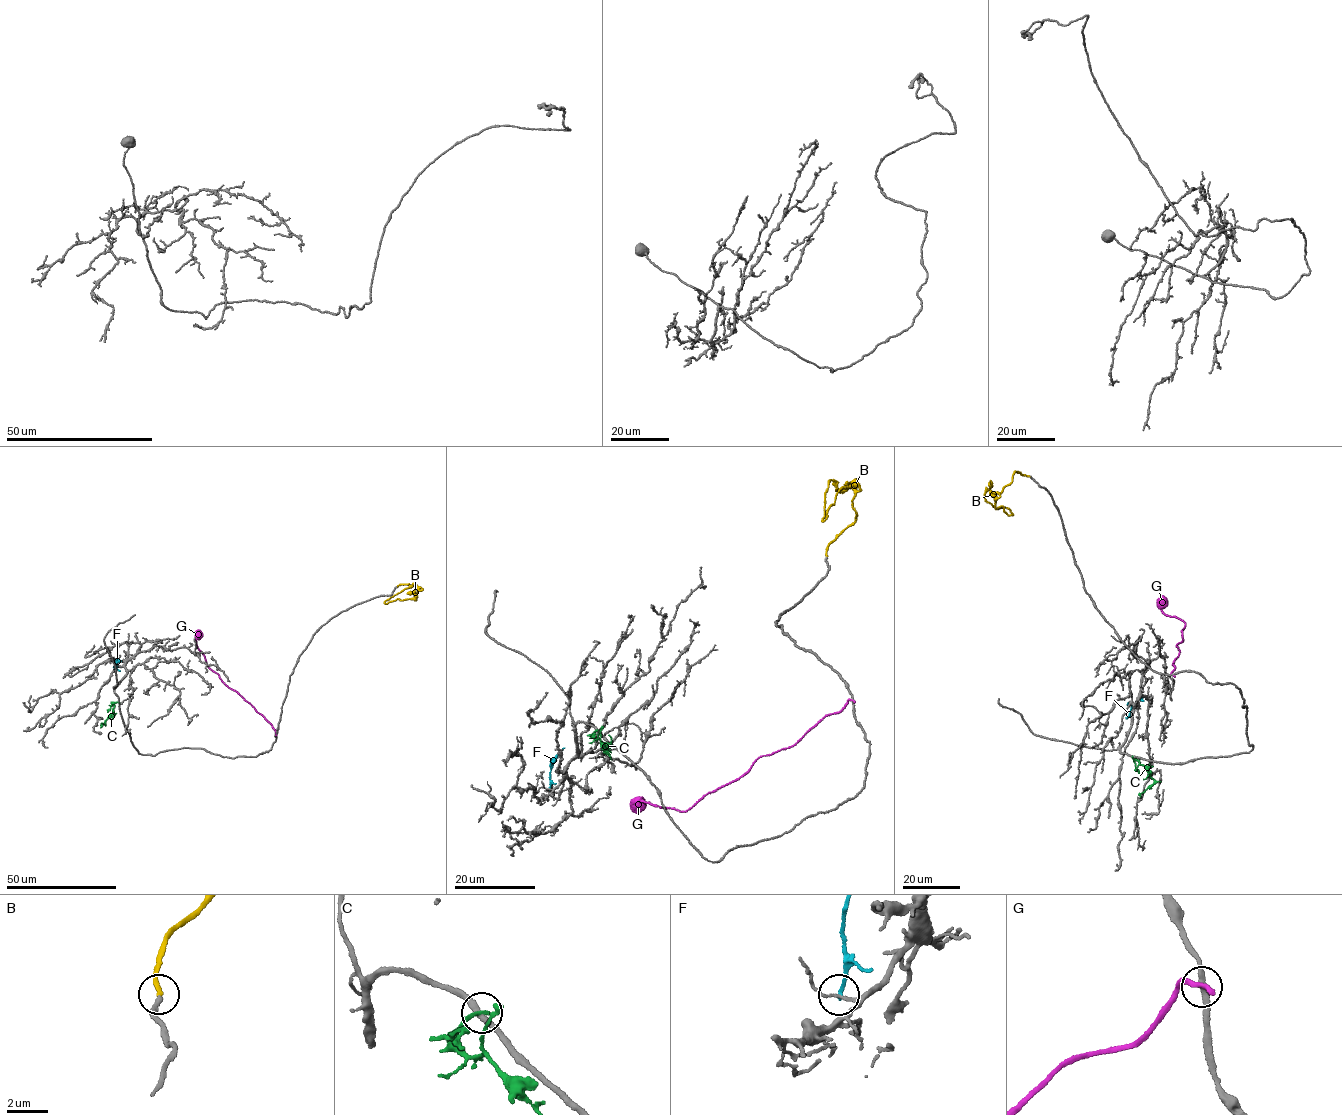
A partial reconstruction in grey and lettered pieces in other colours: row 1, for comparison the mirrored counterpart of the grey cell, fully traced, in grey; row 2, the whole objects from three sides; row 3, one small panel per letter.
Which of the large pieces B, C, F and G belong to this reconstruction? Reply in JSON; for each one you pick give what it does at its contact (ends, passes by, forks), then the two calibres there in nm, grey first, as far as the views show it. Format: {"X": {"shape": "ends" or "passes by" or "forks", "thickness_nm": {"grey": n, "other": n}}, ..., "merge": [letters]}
{"B": {"shape": "ends", "thickness_nm": {"grey": 280, "other": 240}}, "merge": ["B"]}

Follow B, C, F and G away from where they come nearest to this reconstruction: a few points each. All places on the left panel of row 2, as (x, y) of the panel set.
B: (397, 586), (406, 584), (419, 588), (414, 594), (416, 599), (397, 599), (384, 603), (414, 585), (422, 590)
C: (119, 702), (113, 703), (111, 715), (100, 727)
F: (116, 658), (115, 668), (120, 671)
G: (276, 733), (262, 714), (207, 665), (196, 640), (200, 630)

